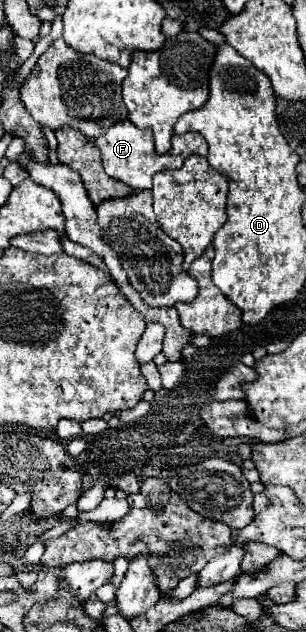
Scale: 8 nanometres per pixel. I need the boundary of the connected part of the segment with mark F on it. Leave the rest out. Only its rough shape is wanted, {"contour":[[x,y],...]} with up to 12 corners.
{"contour":[[114,124],[96,146],[106,174],[150,190],[156,172],[208,154],[198,132],[154,150],[150,128]]}

